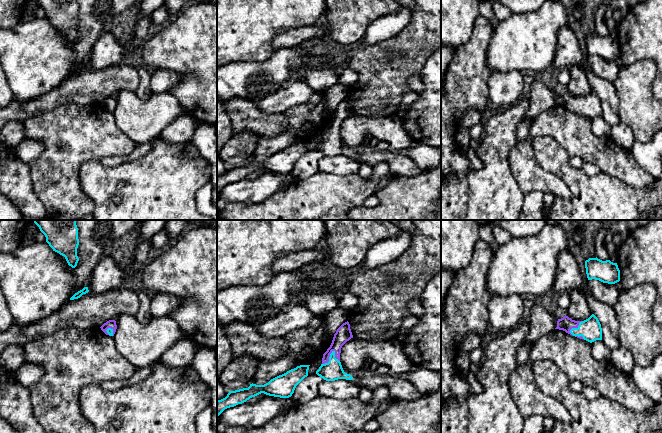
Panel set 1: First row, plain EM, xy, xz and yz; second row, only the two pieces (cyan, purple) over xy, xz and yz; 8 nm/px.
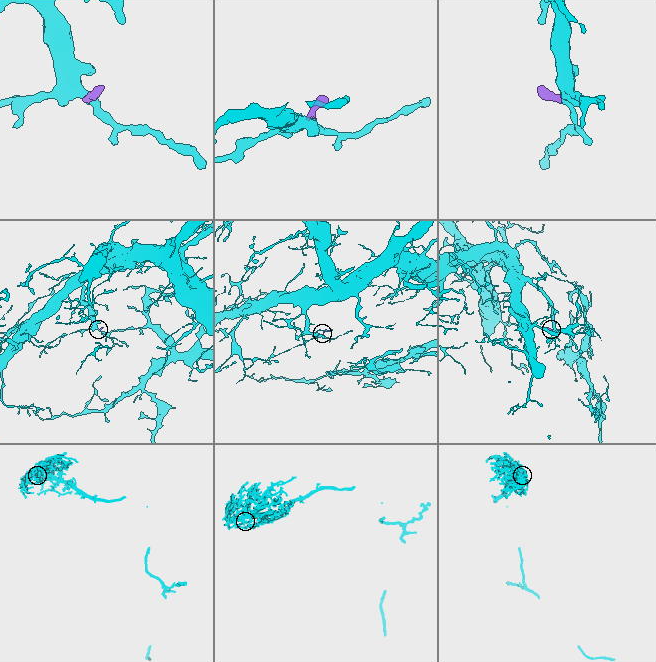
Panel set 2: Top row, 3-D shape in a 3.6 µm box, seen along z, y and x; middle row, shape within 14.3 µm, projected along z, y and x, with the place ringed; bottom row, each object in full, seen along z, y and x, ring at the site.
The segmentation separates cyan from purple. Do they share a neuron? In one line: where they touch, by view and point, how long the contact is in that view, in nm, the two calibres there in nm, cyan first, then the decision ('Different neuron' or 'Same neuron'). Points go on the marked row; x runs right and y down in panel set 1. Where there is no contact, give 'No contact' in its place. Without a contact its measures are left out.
Touches cyan at xz (329, 359). Shared border 160 nm. Thickness 160 nm (cyan) against 130 nm. Same neuron

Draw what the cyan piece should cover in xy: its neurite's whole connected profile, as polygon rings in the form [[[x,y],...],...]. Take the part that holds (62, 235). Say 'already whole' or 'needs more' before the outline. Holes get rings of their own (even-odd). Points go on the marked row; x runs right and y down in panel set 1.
already whole; [[[34,220],[34,223],[45,235],[46,242],[53,251],[64,256],[68,265],[75,268],[79,261],[76,220]]]

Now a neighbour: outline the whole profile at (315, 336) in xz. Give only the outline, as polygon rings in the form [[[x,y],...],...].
[[[323,316],[315,317],[307,327],[293,331],[284,338],[289,351],[274,361],[260,361],[253,376],[253,384],[264,385],[297,366],[308,365],[302,351],[310,347],[317,355],[323,355],[333,340],[327,333]]]

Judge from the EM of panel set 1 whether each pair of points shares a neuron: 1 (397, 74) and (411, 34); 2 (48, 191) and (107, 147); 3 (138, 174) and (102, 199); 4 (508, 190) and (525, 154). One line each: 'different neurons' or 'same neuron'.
1: same neuron
2: same neuron
3: same neuron
4: different neurons

